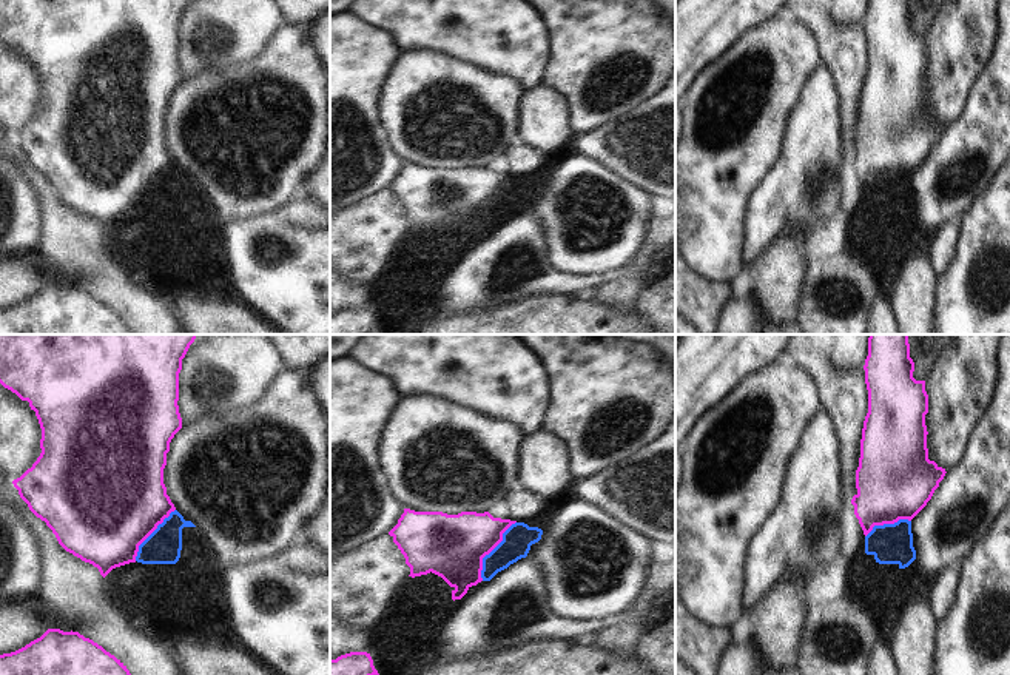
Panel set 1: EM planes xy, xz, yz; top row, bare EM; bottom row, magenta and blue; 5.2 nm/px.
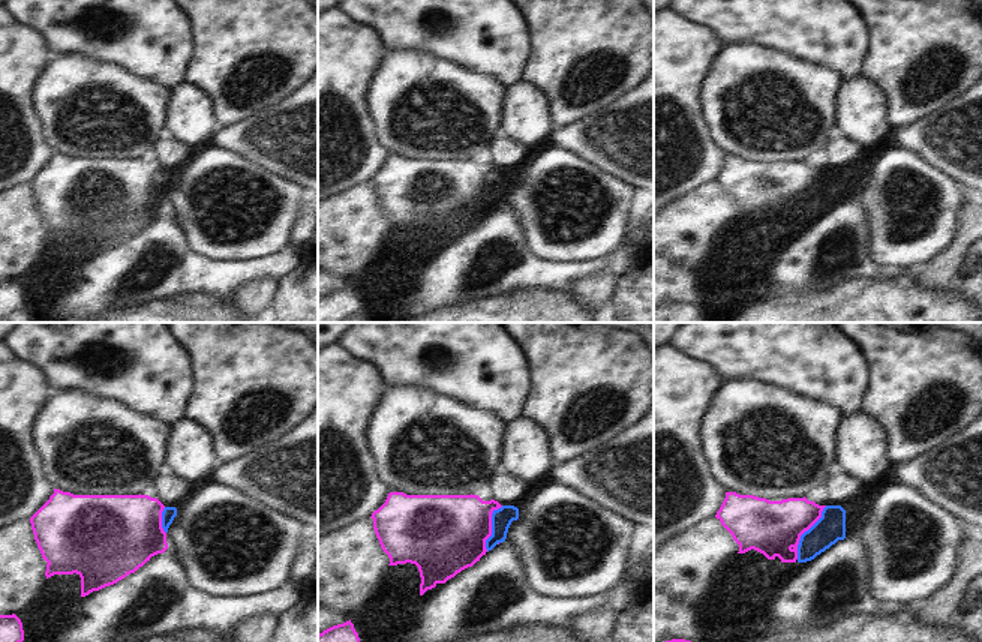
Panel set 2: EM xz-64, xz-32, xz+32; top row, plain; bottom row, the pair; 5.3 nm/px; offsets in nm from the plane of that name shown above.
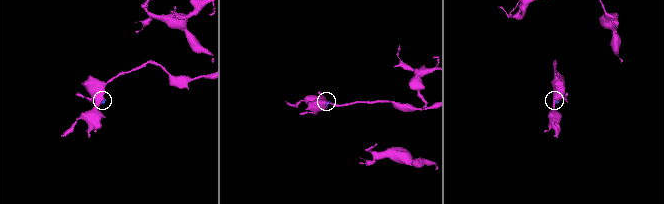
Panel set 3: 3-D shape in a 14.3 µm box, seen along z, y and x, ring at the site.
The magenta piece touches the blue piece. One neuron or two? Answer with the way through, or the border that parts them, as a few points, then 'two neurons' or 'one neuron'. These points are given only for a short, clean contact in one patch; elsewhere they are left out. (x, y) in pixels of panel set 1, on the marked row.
way xz (451, 546), (491, 550), (498, 543), (517, 540); one neuron

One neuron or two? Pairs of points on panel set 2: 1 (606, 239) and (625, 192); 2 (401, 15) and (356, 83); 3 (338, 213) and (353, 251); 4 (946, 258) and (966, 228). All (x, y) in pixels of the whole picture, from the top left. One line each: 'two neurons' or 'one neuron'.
1: one neuron
2: two neurons
3: one neuron
4: one neuron

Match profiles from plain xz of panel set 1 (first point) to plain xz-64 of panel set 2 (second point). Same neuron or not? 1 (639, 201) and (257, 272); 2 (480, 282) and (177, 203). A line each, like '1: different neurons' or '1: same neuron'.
1: different neurons
2: different neurons

